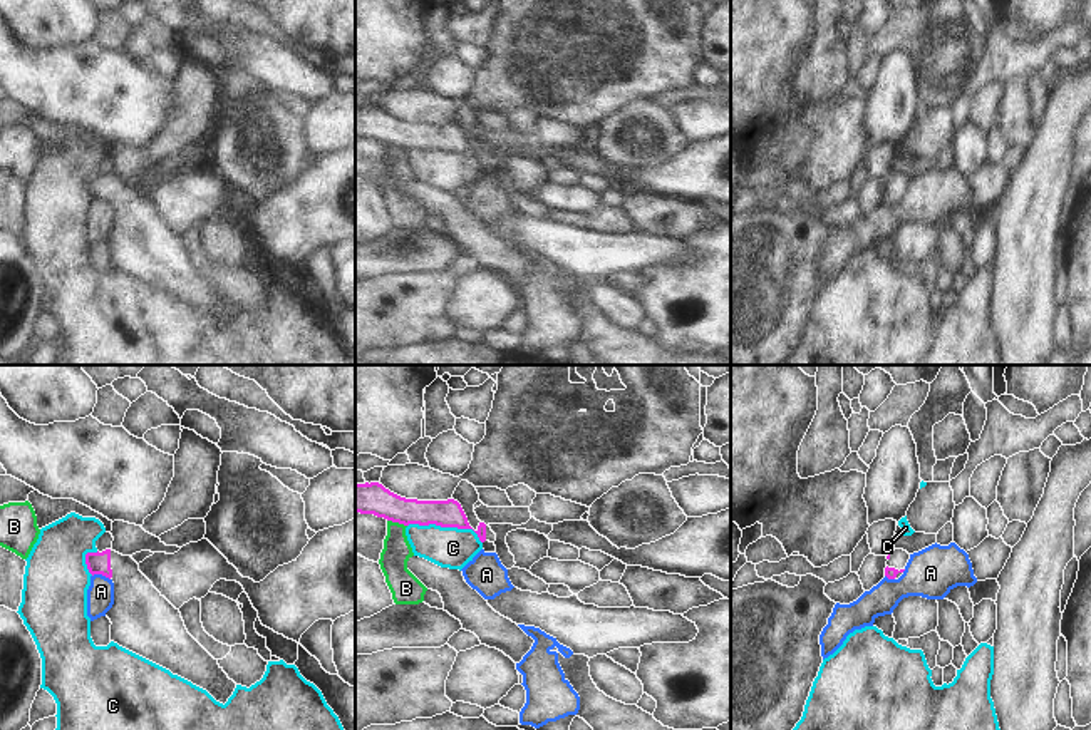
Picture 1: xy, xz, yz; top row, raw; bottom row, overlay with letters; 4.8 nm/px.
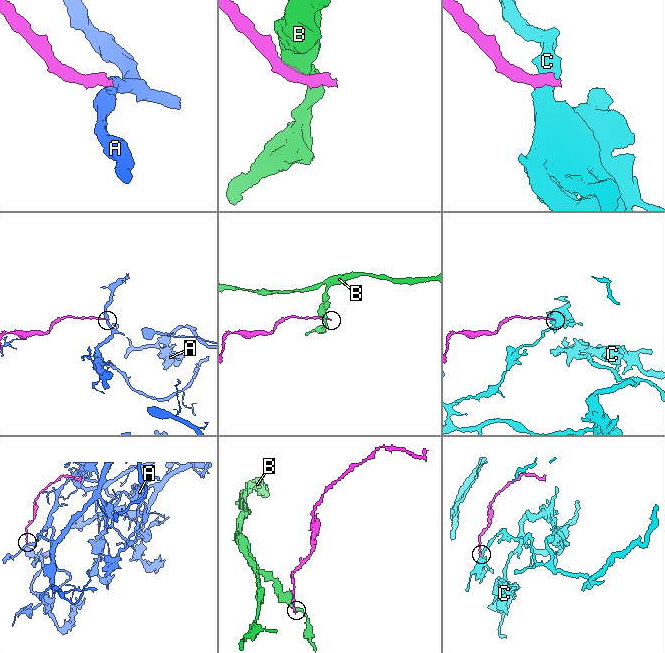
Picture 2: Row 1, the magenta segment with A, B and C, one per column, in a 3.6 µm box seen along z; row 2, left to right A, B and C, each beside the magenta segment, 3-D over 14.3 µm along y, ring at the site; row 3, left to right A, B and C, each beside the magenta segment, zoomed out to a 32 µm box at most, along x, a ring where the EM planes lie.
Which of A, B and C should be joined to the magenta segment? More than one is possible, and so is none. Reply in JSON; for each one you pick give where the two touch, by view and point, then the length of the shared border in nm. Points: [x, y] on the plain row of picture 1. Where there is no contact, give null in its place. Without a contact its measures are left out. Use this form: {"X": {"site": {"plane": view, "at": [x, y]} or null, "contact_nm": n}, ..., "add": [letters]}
{"add": []}

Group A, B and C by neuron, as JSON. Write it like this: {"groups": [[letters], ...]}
{"groups": [["A"], ["B"], ["C"]]}

